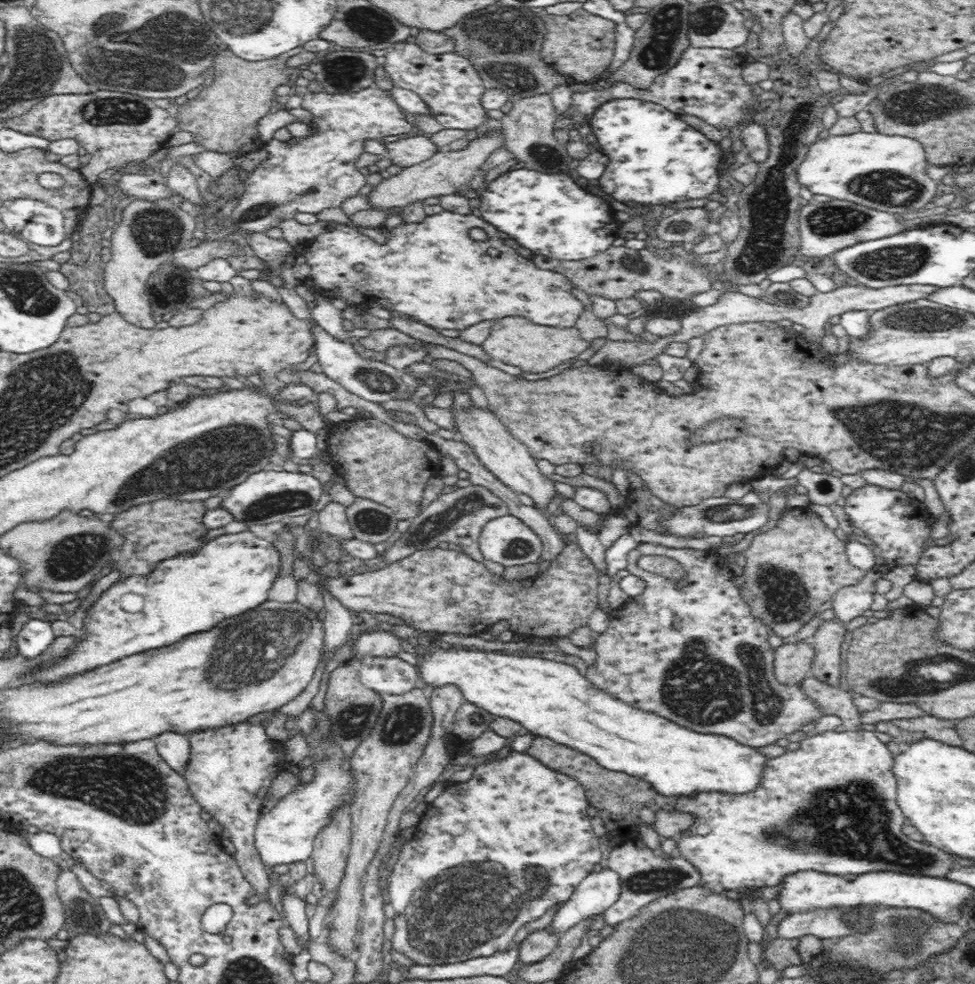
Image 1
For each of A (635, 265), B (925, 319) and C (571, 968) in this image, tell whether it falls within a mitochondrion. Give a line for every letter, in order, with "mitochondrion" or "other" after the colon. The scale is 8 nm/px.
A: mitochondrion
B: mitochondrion
C: other

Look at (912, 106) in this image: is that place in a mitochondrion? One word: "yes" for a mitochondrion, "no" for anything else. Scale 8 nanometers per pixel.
yes

